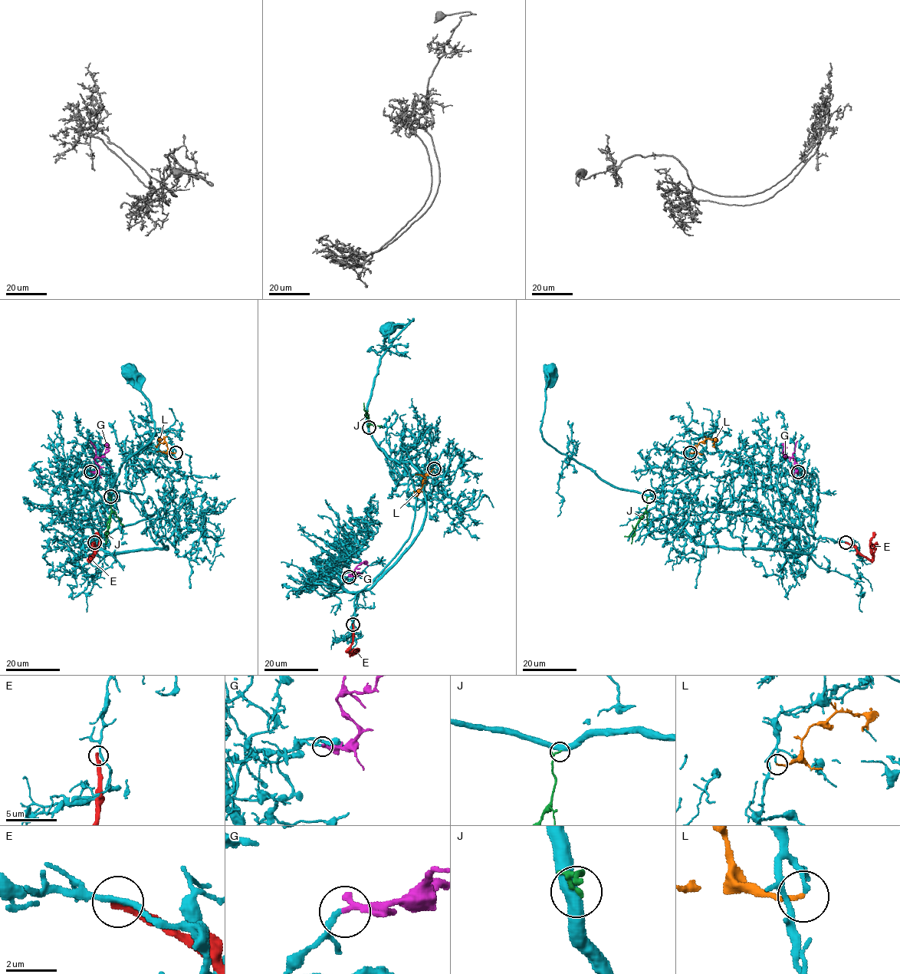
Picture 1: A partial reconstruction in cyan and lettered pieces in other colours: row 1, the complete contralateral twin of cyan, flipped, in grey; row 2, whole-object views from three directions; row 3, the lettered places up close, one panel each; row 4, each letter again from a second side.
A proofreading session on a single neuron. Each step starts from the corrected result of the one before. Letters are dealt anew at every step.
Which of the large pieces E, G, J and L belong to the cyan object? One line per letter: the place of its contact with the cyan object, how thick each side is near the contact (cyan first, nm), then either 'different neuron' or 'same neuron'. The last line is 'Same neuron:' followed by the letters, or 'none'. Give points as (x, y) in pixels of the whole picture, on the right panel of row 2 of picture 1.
E: (845, 542) | 200/320 nm | different neuron
G: (798, 472) | 160/320 nm | same neuron
J: (648, 496) | 480/190 nm | different neuron
L: (690, 452) | 160/160 nm | different neuron
Same neuron: G

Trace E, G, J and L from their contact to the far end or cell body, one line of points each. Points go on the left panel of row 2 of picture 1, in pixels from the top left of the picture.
E: (94, 542), (94, 554), (90, 560), (99, 541), (96, 531)
G: (90, 471), (96, 471), (100, 468), (94, 459), (104, 454), (107, 445), (110, 447)
J: (110, 496), (110, 523), (106, 544)
L: (175, 453), (168, 450), (163, 439), (155, 446)

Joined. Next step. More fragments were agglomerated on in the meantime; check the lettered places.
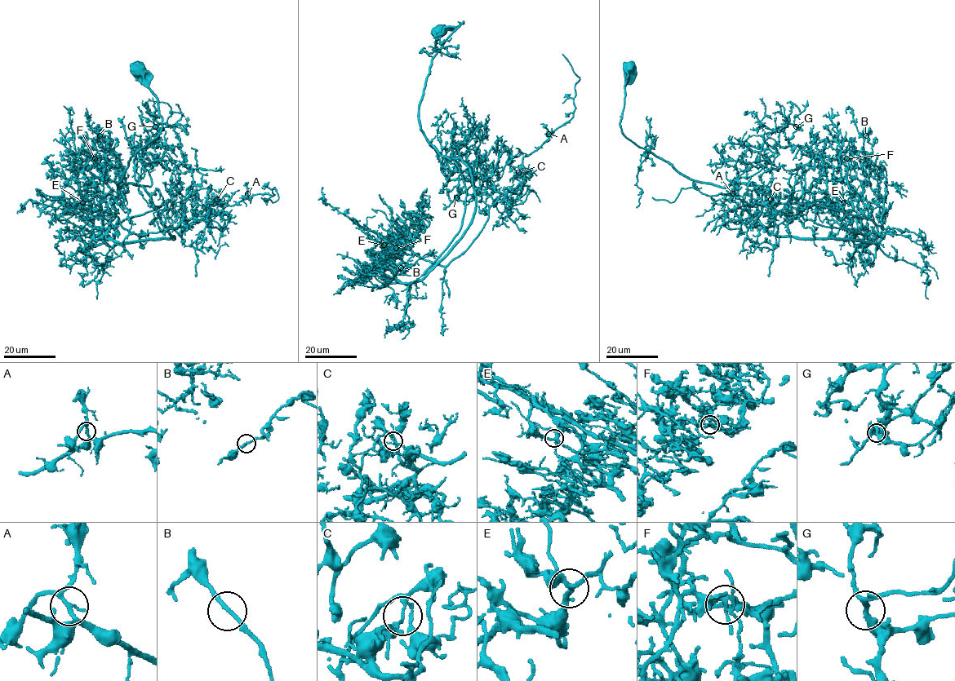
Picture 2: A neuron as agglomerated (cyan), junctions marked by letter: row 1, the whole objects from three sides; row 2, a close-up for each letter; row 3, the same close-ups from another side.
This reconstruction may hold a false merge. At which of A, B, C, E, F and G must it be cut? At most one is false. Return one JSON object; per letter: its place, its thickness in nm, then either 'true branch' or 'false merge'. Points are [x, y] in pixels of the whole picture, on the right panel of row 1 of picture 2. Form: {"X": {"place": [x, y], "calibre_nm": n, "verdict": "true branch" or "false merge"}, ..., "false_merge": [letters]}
{"A": {"place": [732, 193], "calibre_nm": 190, "verdict": "true branch"}, "B": {"place": [866, 135], "calibre_nm": 180, "verdict": "true branch"}, "C": {"place": [770, 199], "calibre_nm": 140, "verdict": "false merge"}, "E": {"place": [843, 202], "calibre_nm": 280, "verdict": "true branch"}, "F": {"place": [846, 158], "calibre_nm": 170, "verdict": "true branch"}, "G": {"place": [796, 126], "calibre_nm": 200, "verdict": "true branch"}, "false_merge": ["C"]}

